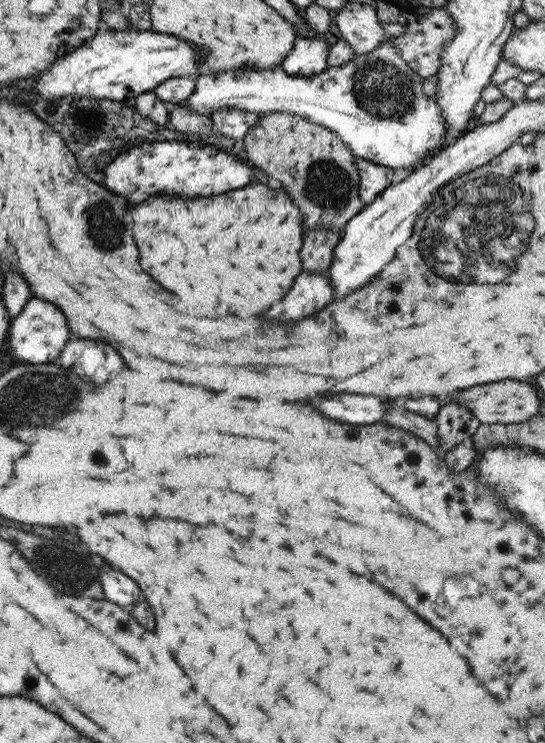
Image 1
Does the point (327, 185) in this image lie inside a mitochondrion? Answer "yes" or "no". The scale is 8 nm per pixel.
yes

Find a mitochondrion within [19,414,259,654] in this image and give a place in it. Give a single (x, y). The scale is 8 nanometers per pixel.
(62, 567)

